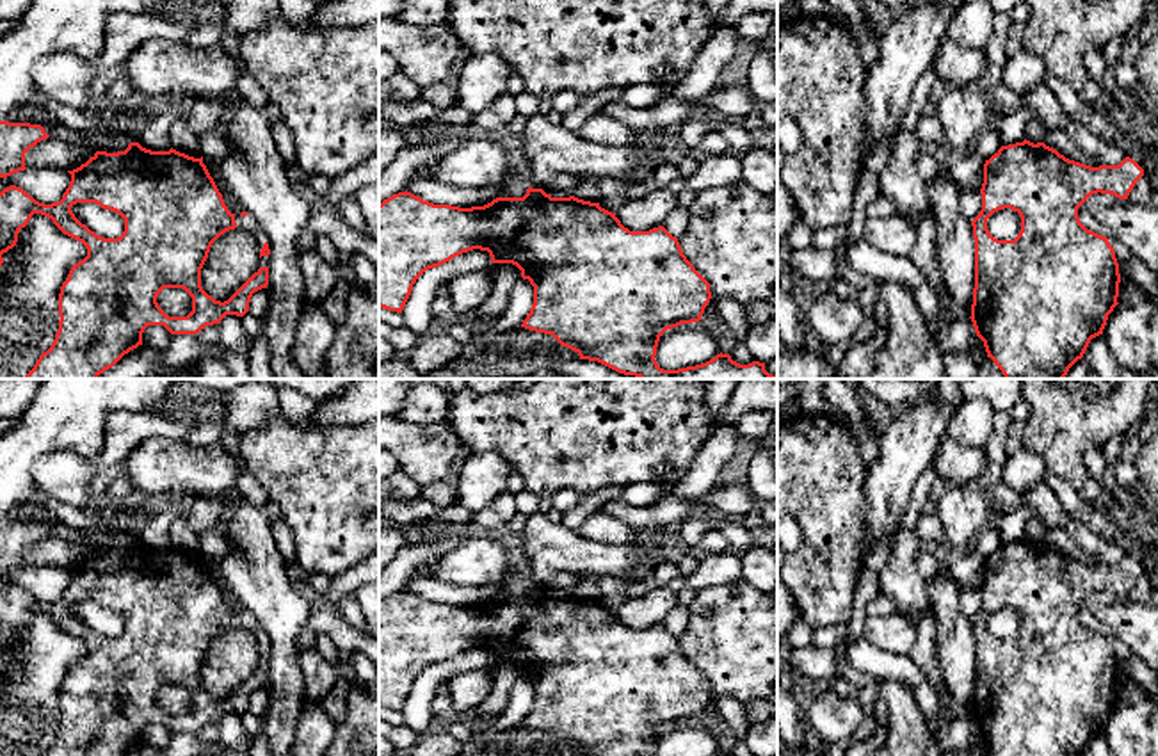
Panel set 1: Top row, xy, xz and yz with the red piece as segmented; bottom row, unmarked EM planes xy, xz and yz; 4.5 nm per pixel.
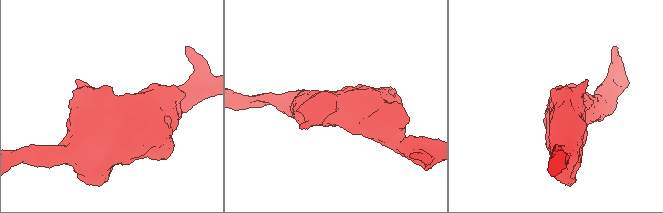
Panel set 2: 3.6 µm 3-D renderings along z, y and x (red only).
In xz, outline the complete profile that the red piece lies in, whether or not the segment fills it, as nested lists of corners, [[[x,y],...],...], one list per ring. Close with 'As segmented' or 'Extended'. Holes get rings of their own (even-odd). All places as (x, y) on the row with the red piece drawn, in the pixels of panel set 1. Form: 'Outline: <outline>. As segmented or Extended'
Outline: [[[528,187],[523,197],[496,197],[484,206],[471,208],[434,205],[407,190],[384,199],[379,205],[379,308],[402,313],[413,285],[425,270],[473,249],[487,251],[493,263],[516,265],[521,277],[534,286],[534,304],[521,327],[551,334],[580,359],[598,361],[639,379],[777,379],[765,370],[765,363],[740,365],[722,352],[696,366],[660,368],[655,359],[660,336],[667,329],[701,320],[712,299],[710,283],[694,269],[678,238],[663,226],[630,231],[599,203],[575,196],[551,197],[543,189]]]. As segmented

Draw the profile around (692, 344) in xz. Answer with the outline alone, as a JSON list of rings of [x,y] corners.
[[[704,322],[667,329],[656,347],[656,363],[663,370],[678,370],[706,363],[720,354],[719,336]]]

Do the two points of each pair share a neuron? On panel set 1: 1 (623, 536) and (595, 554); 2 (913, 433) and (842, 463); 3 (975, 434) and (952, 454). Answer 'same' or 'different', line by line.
1: different
2: different
3: different

